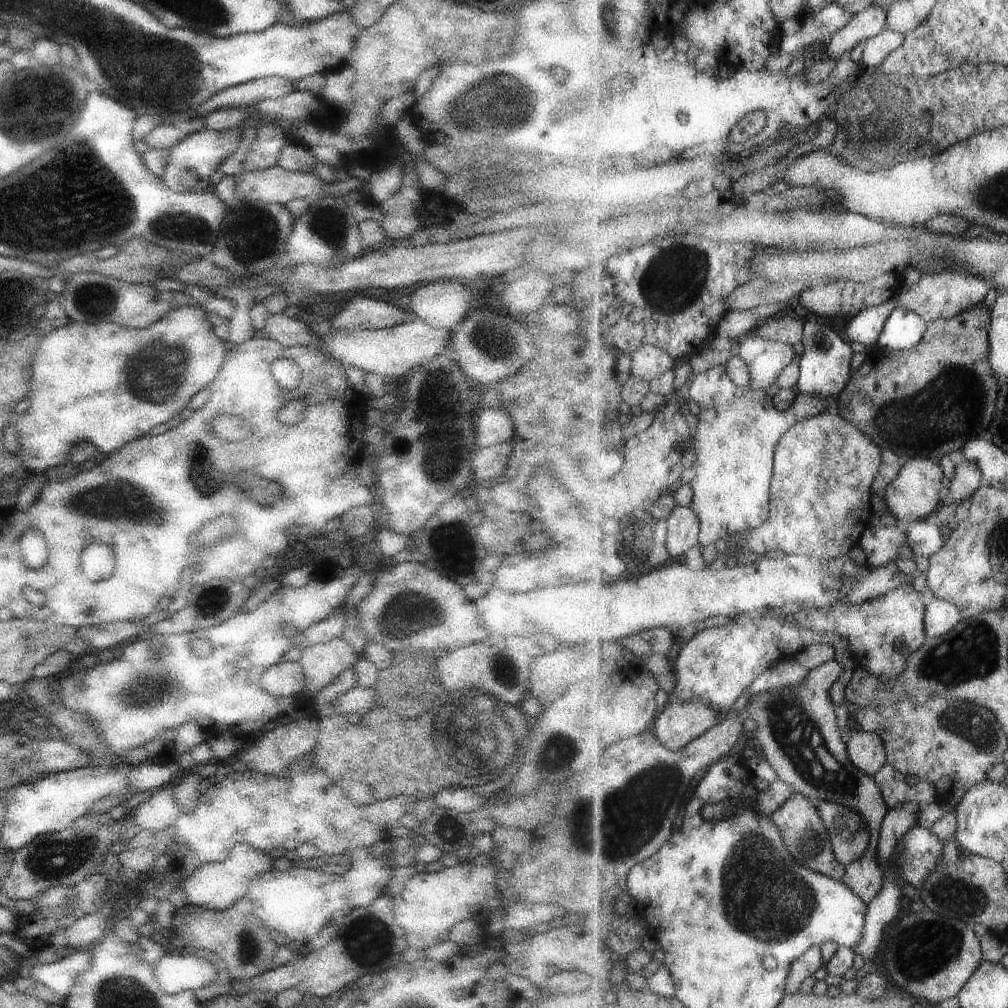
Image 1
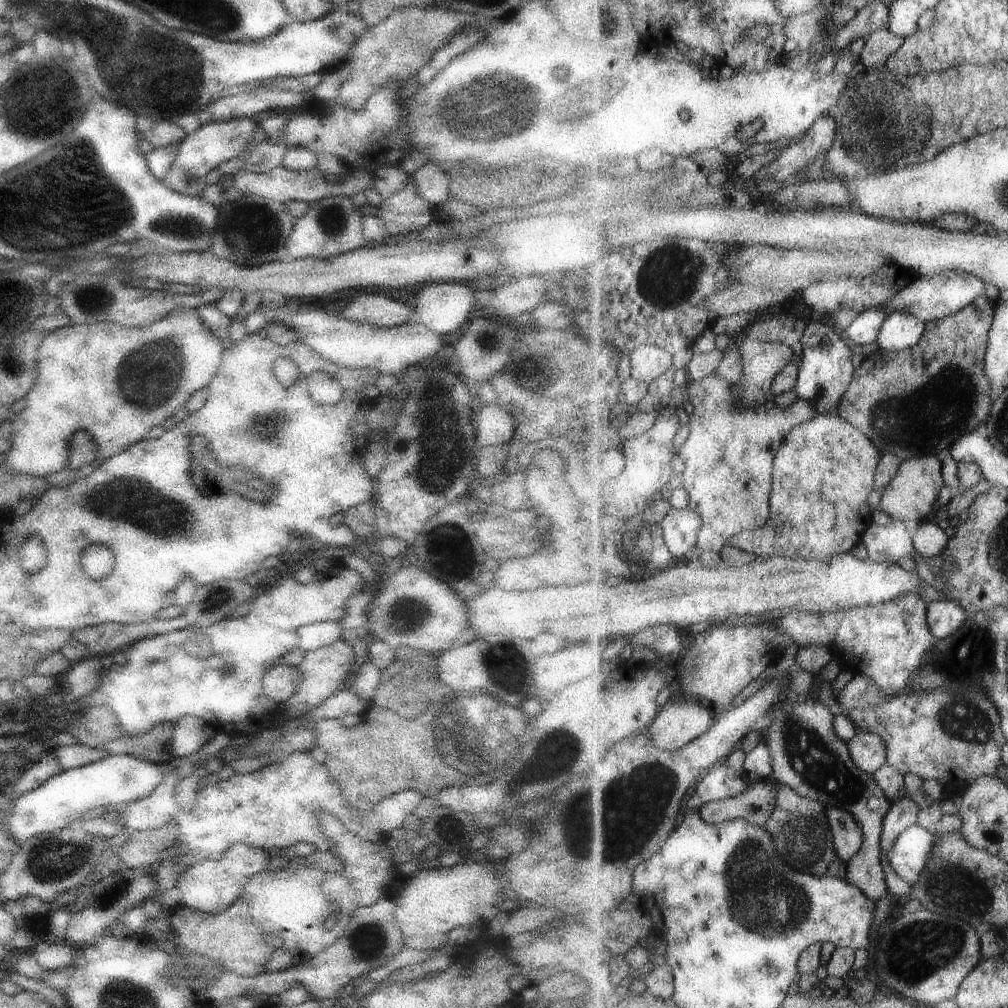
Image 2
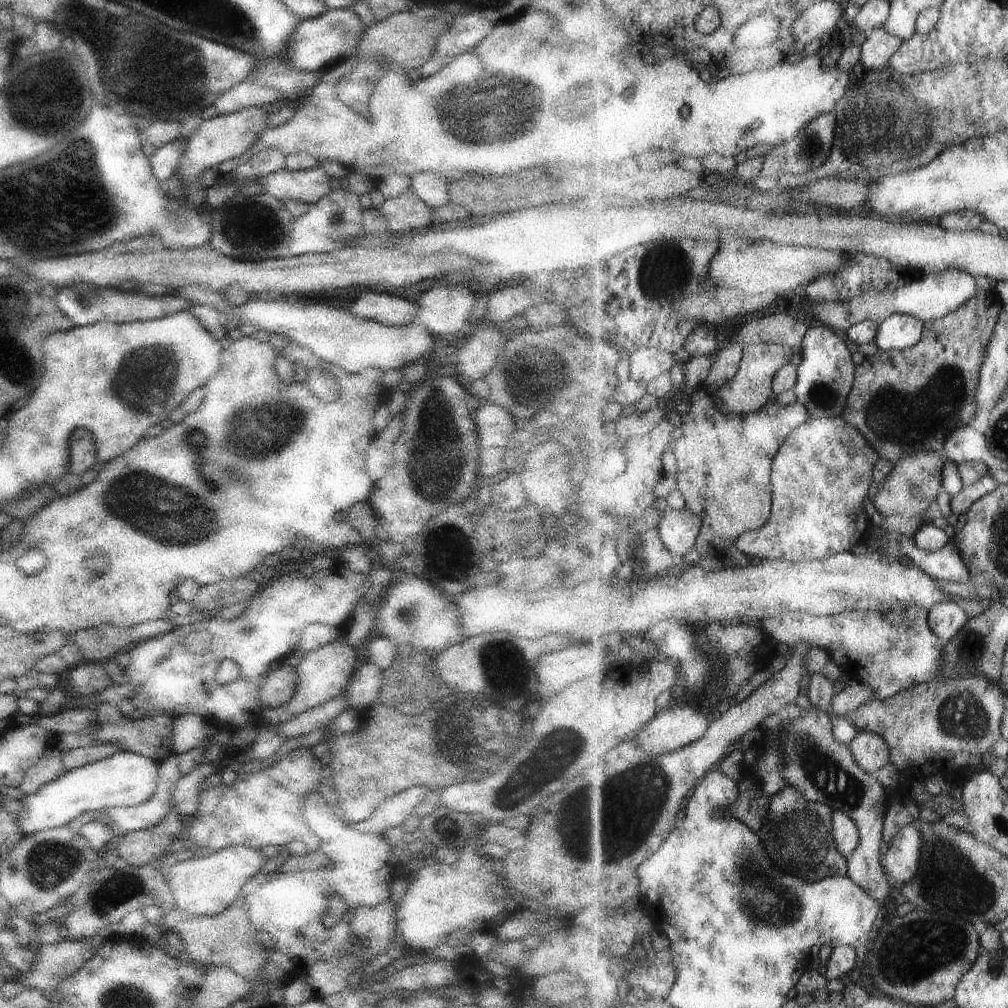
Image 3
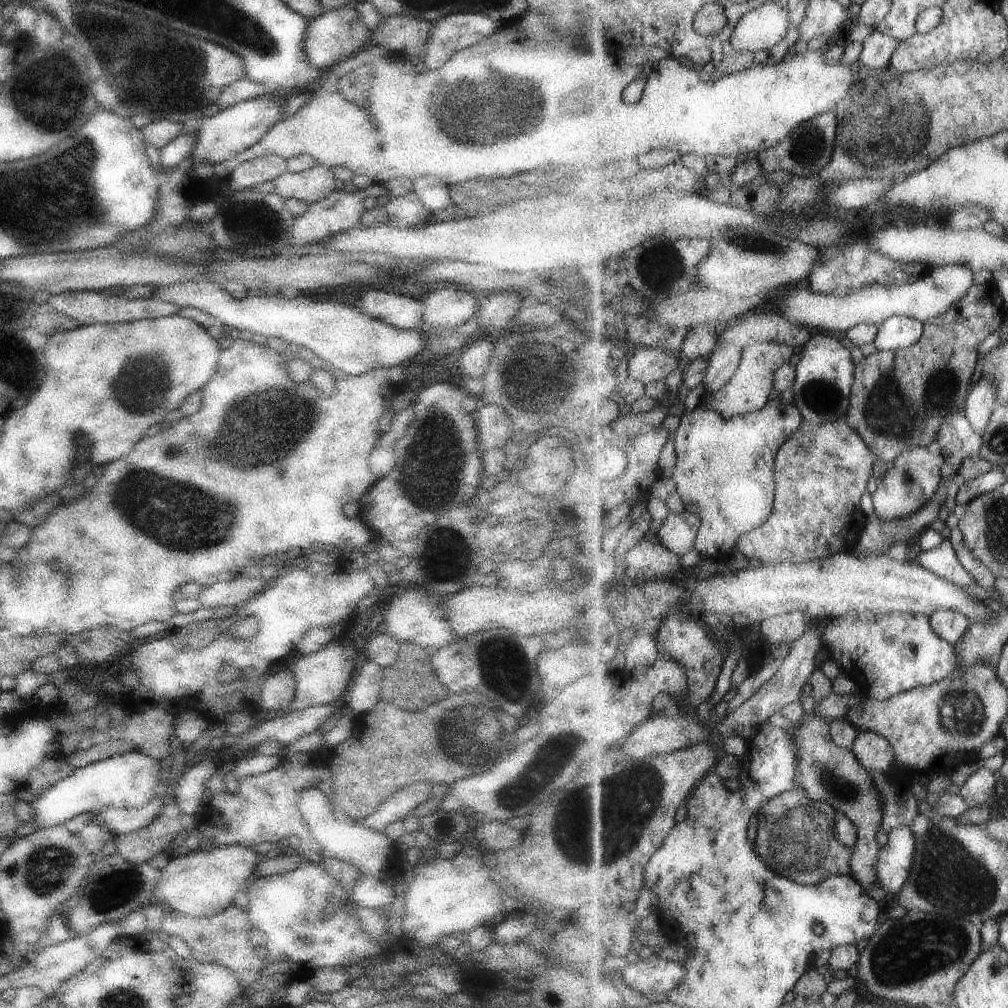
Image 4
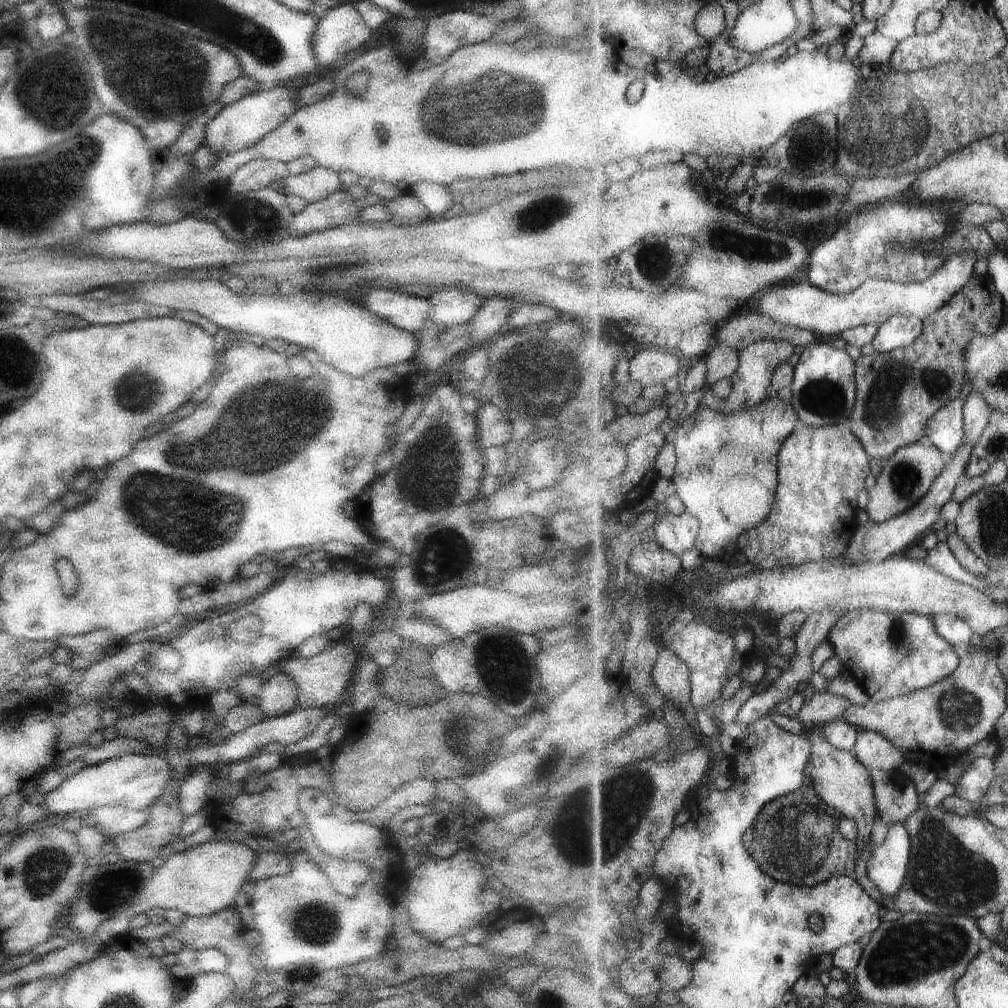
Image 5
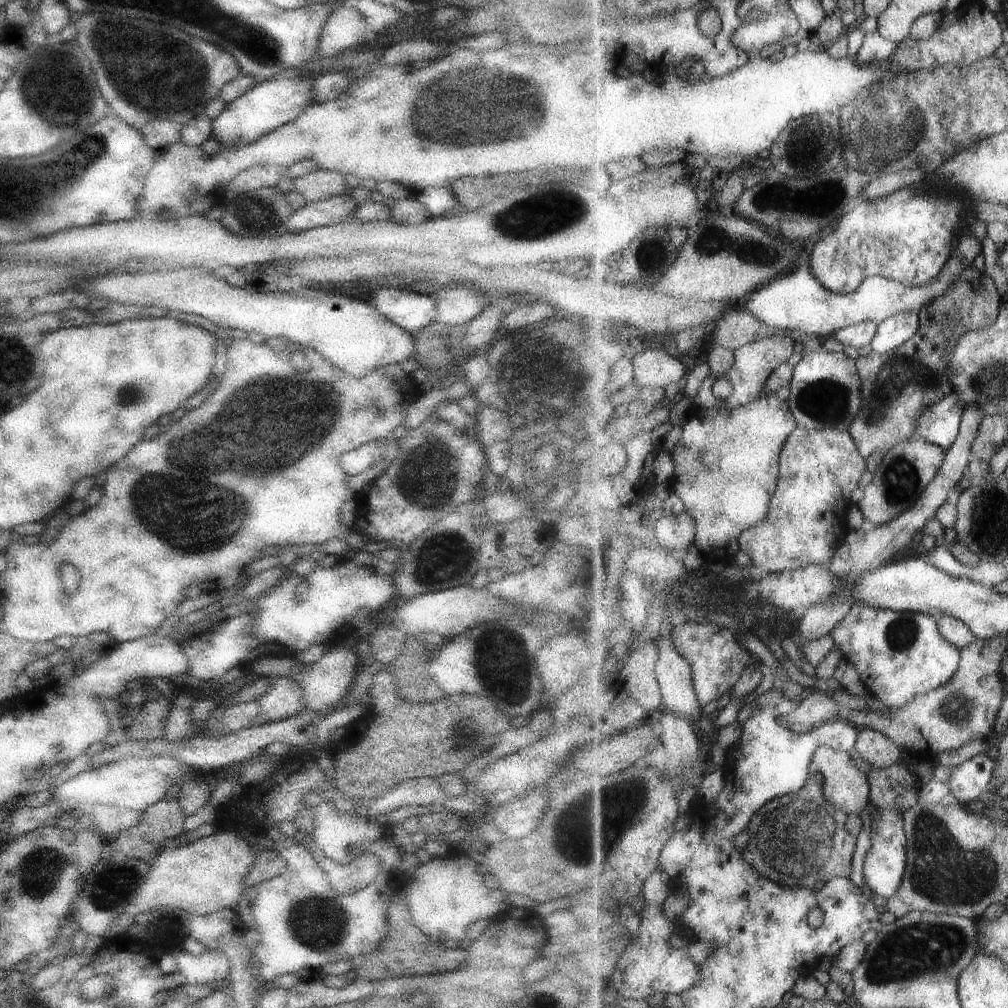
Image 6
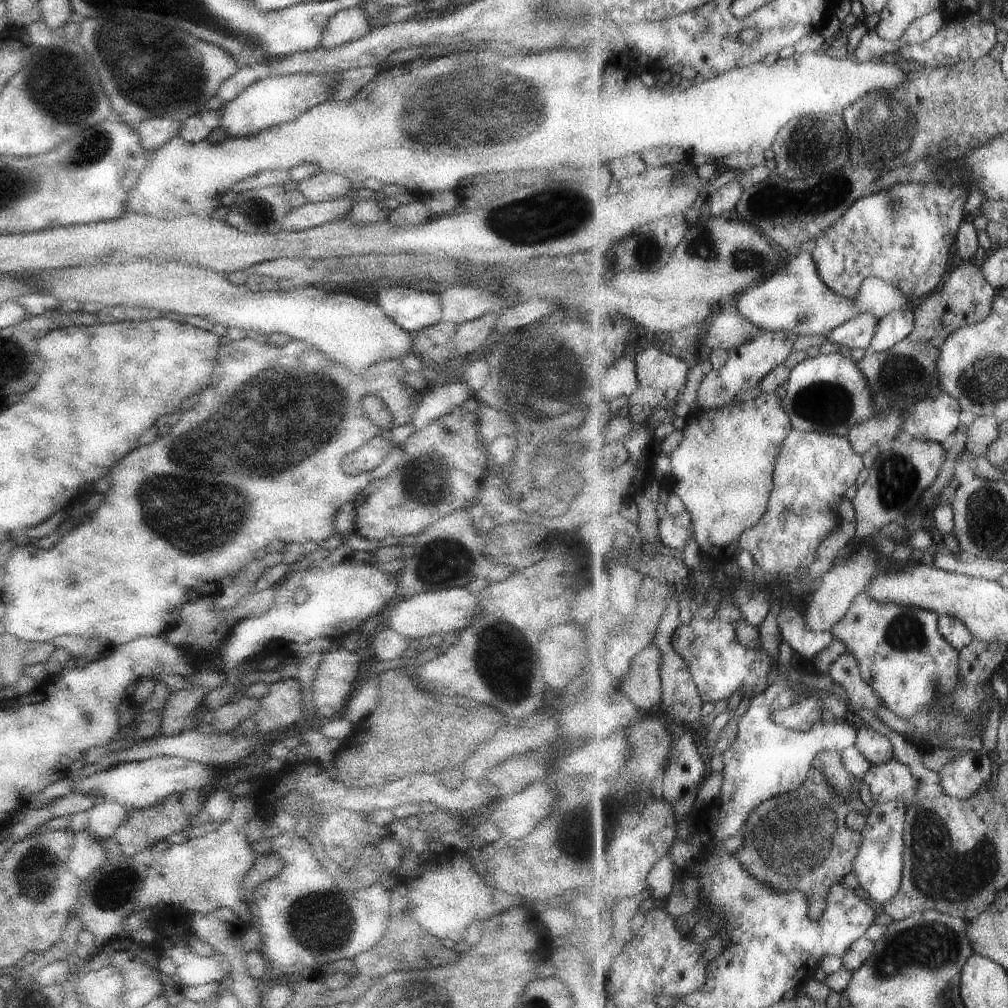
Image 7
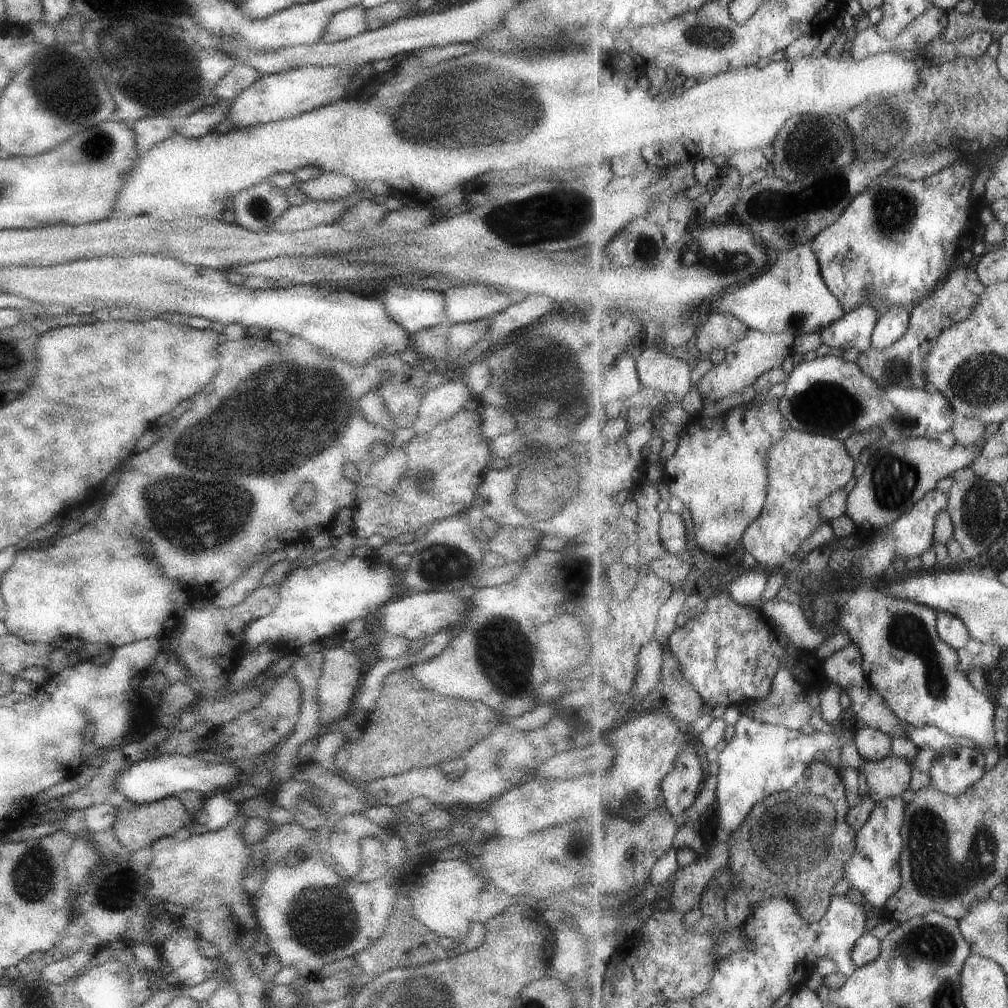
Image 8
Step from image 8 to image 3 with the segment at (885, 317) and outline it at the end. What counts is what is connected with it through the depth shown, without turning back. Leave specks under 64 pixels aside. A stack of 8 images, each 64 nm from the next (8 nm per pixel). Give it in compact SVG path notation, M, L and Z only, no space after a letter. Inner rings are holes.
M896 313L884 320L879 327L875 344L884 351L902 351L920 342L925 323L919 318Z

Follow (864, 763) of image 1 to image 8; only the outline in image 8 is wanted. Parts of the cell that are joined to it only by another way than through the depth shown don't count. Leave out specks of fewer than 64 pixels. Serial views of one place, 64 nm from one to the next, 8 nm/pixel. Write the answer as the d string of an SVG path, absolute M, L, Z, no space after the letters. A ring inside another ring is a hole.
M866 725L856 731L856 749L865 761L882 761L892 753L893 740L891 738L892 736L883 730Z

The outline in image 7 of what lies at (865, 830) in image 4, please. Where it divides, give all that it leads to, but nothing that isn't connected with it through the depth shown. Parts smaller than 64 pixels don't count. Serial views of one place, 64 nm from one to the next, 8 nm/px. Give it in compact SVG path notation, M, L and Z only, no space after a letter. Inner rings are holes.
M835 750L819 752L812 762L812 767L825 772L829 777L831 788L845 800L853 793L858 793L859 780L845 770L841 762L841 752Z

